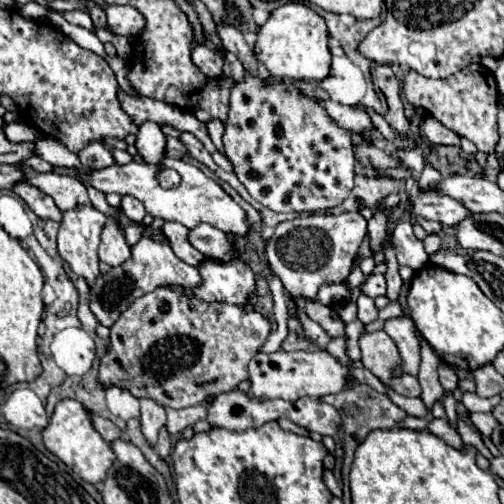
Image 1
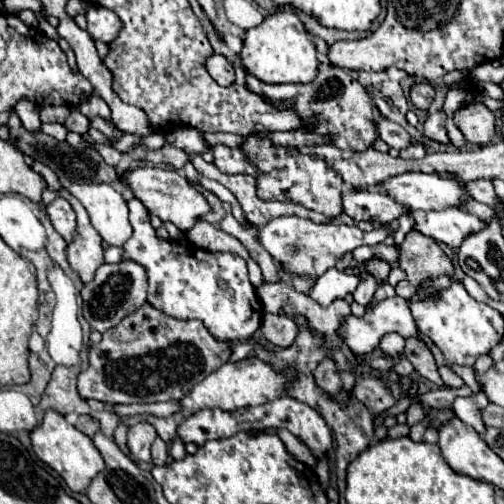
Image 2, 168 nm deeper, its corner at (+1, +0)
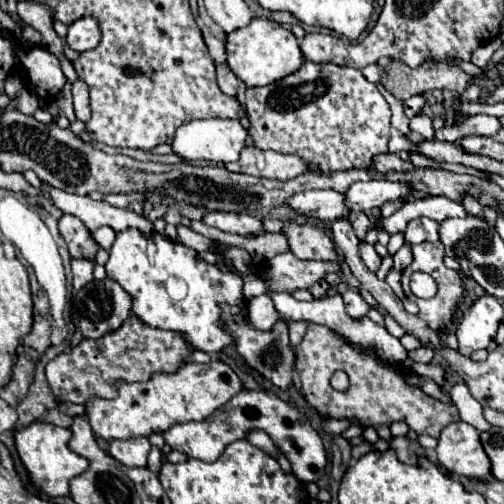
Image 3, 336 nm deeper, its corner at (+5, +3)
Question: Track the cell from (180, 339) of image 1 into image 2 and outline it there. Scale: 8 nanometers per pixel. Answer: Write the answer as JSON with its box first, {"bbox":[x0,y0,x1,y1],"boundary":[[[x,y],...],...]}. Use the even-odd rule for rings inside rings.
{"bbox":[77,303,231,405],"boundary":[[[145,303],[139,311],[127,315],[123,323],[107,329],[101,343],[89,349],[89,367],[77,375],[77,391],[83,399],[97,399],[107,405],[179,401],[195,383],[227,363],[229,349],[231,343],[215,343],[211,333],[197,319],[171,319],[169,315],[163,315],[163,311],[155,311],[155,307]]]}

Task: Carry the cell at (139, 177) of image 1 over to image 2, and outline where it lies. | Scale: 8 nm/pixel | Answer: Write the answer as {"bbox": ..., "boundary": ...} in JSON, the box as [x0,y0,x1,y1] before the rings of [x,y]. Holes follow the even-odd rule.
{"bbox":[127,167,209,231],"boundary":[[[141,167],[129,173],[127,177],[129,187],[133,189],[135,197],[139,197],[139,201],[147,207],[149,213],[157,215],[163,223],[171,221],[173,225],[177,225],[181,231],[191,229],[201,215],[205,215],[209,211],[207,201],[197,193],[197,189],[175,169],[159,169],[159,167]]]}

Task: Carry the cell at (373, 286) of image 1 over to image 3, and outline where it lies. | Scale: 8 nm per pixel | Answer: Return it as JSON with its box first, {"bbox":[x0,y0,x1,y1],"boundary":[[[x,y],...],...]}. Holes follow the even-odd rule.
{"bbox":[393,246,413,272],"boundary":[[[401,246],[401,250],[393,256],[393,270],[403,272],[403,268],[407,268],[411,264],[411,260],[413,260],[411,250],[407,246]]]}

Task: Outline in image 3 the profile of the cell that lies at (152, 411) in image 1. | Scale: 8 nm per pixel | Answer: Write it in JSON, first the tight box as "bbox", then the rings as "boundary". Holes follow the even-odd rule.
{"bbox":[109,436,151,466],"boundary":[[[145,436],[109,442],[109,454],[125,466],[145,466],[149,450],[151,450],[151,444]]]}

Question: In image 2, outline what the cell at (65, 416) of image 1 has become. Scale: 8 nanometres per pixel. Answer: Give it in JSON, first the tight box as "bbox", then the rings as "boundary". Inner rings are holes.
{"bbox":[31,411,105,493],"boundary":[[[47,411],[41,425],[37,425],[31,431],[31,445],[35,455],[49,465],[57,475],[63,477],[63,481],[67,483],[67,487],[75,493],[83,493],[87,489],[87,485],[91,483],[91,479],[105,469],[103,457],[99,455],[99,451],[95,451],[95,445],[91,443],[91,439],[87,435],[83,435],[81,431],[77,431],[75,427],[71,427],[71,423],[65,421],[63,415],[55,415],[55,411]]]}

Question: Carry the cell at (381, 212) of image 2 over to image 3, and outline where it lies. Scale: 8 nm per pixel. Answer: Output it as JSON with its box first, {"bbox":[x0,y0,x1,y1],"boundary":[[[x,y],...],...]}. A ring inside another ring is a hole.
{"bbox":[287,190,349,220],"boundary":[[[309,190],[293,194],[287,204],[307,218],[333,220],[349,218],[347,204],[343,204],[343,192],[337,190]]]}

